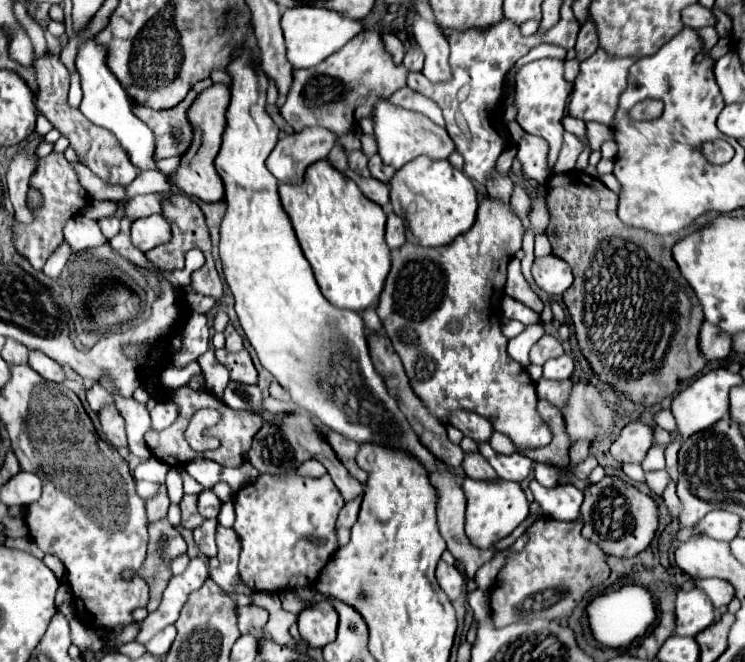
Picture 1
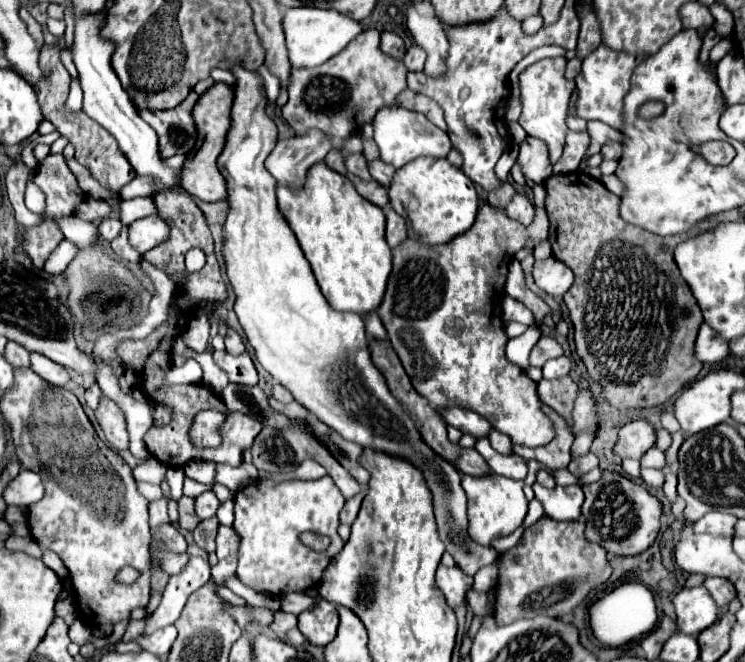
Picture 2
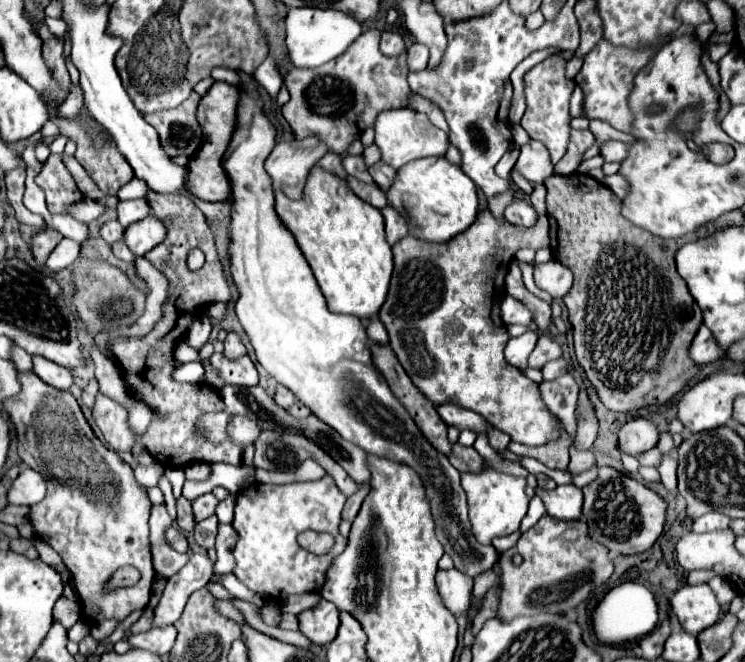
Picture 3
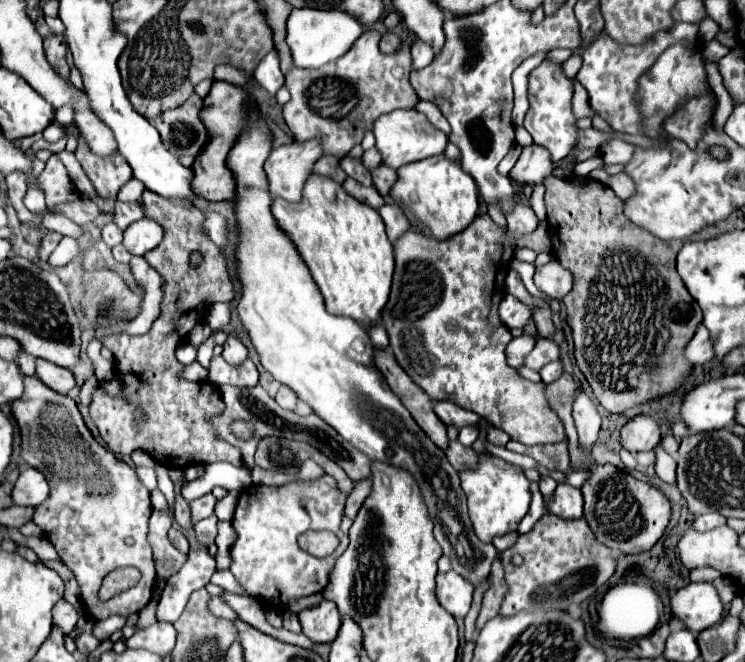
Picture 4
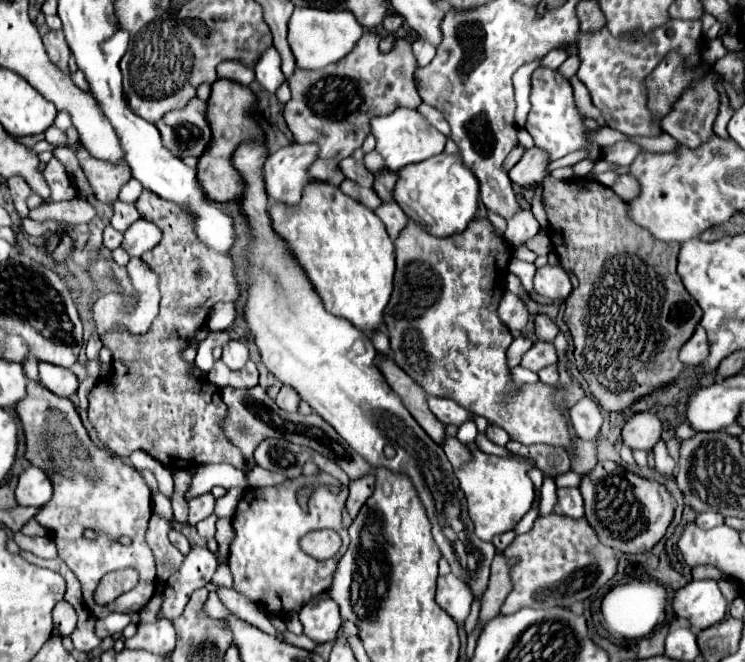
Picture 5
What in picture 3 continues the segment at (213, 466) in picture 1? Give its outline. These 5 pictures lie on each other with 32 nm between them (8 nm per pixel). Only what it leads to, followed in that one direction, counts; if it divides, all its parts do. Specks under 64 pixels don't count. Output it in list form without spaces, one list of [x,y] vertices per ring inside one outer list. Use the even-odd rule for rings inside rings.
[[[194,462],[194,464],[188,464],[184,468],[184,472],[186,472],[186,478],[188,480],[208,480],[210,478],[210,472],[212,472],[212,464]]]

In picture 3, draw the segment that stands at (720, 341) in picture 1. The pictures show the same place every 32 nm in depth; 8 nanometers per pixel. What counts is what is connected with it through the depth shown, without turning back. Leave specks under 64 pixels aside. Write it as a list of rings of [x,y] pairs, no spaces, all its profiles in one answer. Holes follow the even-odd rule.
[[[702,324],[698,334],[696,334],[696,340],[692,342],[692,348],[690,348],[690,356],[698,362],[698,364],[708,364],[708,362],[716,362],[716,360],[722,360],[726,356],[726,352],[720,348],[720,344],[714,340],[712,332]]]

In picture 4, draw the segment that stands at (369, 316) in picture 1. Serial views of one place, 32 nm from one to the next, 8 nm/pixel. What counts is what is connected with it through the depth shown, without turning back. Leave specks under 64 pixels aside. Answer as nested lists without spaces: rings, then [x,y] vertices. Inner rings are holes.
[[[381,323],[373,325],[368,328],[368,335],[372,344],[378,348],[385,348],[389,345],[389,338],[386,330],[382,326]]]

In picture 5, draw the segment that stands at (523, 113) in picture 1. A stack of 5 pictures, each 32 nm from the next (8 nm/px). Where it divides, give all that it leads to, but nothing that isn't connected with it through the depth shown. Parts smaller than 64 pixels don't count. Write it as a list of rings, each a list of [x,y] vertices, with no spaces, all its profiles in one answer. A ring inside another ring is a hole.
[[[536,68],[532,74],[532,92],[530,92],[530,114],[526,118],[524,128],[530,132],[534,138],[534,144],[550,154],[550,160],[558,160],[574,150],[590,150],[590,158],[600,158],[600,148],[588,144],[586,128],[584,128],[584,116],[578,114],[574,96],[572,96],[572,86],[570,82],[552,68]]]

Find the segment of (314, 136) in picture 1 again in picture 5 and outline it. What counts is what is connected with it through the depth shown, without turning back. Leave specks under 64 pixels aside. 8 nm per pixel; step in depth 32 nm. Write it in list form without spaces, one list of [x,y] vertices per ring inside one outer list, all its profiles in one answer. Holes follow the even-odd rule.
[[[294,142],[268,156],[264,162],[264,180],[272,202],[300,202],[302,188],[308,182],[308,168],[318,158],[318,152],[318,144]]]

